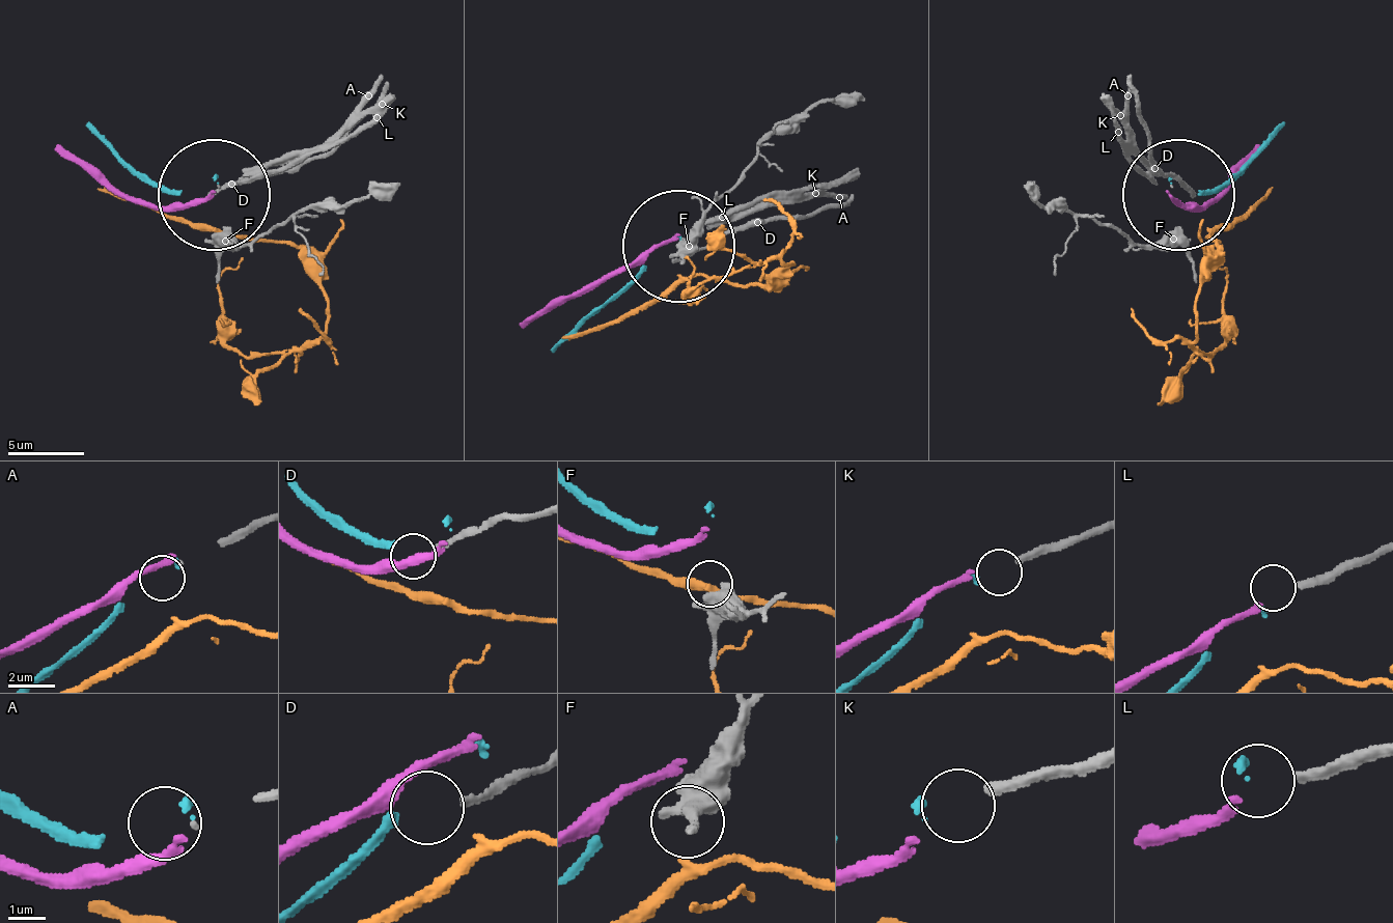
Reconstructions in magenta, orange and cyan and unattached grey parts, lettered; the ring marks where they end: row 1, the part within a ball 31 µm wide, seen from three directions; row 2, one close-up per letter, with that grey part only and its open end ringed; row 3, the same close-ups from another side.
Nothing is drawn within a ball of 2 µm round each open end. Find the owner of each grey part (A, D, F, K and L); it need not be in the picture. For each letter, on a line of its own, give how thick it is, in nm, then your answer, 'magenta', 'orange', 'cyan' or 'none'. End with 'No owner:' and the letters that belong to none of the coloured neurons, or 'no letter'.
A: calibre 70 nm; none
D: calibre 170 nm; none
F: calibre 440 nm; orange
K: calibre 300 nm; cyan
L: calibre 300 nm; magenta
No owner: A, D

